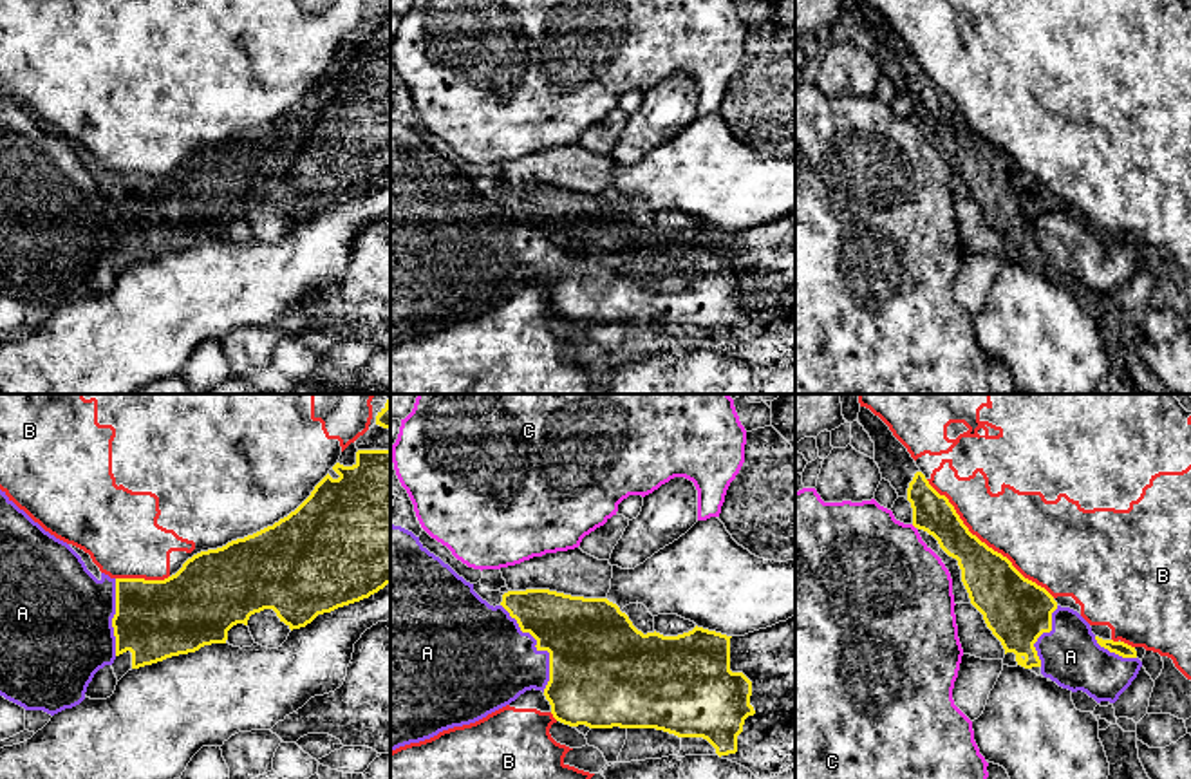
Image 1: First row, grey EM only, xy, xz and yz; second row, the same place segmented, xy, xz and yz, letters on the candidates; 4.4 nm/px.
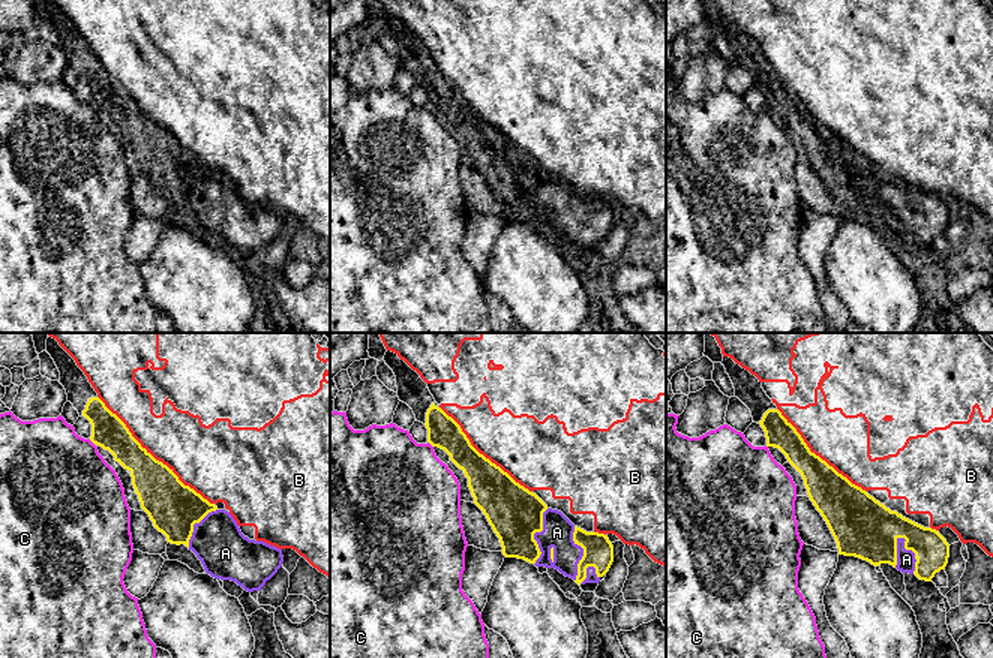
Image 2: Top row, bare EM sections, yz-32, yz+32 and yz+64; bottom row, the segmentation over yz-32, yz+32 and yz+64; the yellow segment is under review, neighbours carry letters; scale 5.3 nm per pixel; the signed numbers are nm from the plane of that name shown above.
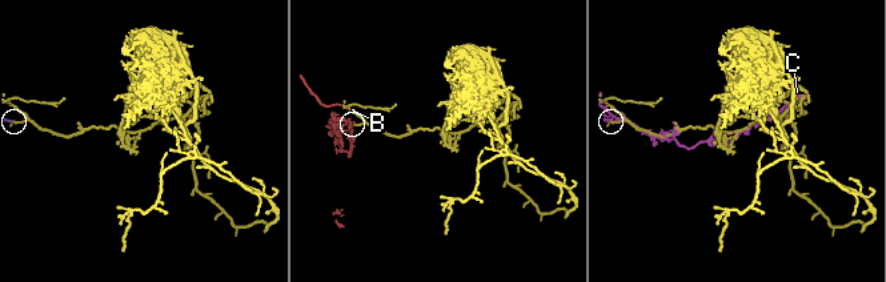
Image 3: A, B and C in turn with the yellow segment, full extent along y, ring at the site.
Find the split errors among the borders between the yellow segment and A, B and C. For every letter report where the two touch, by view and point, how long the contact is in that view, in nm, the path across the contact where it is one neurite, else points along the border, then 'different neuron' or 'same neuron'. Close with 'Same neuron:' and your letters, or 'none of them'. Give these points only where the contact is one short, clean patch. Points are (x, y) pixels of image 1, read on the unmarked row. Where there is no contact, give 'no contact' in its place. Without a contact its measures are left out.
A: contact xz (539, 244); length 440 nm; same neuron
B: contact yz (984, 138); length 800 nm; different neuron
C: no contact; different neuron
Same neuron: A

